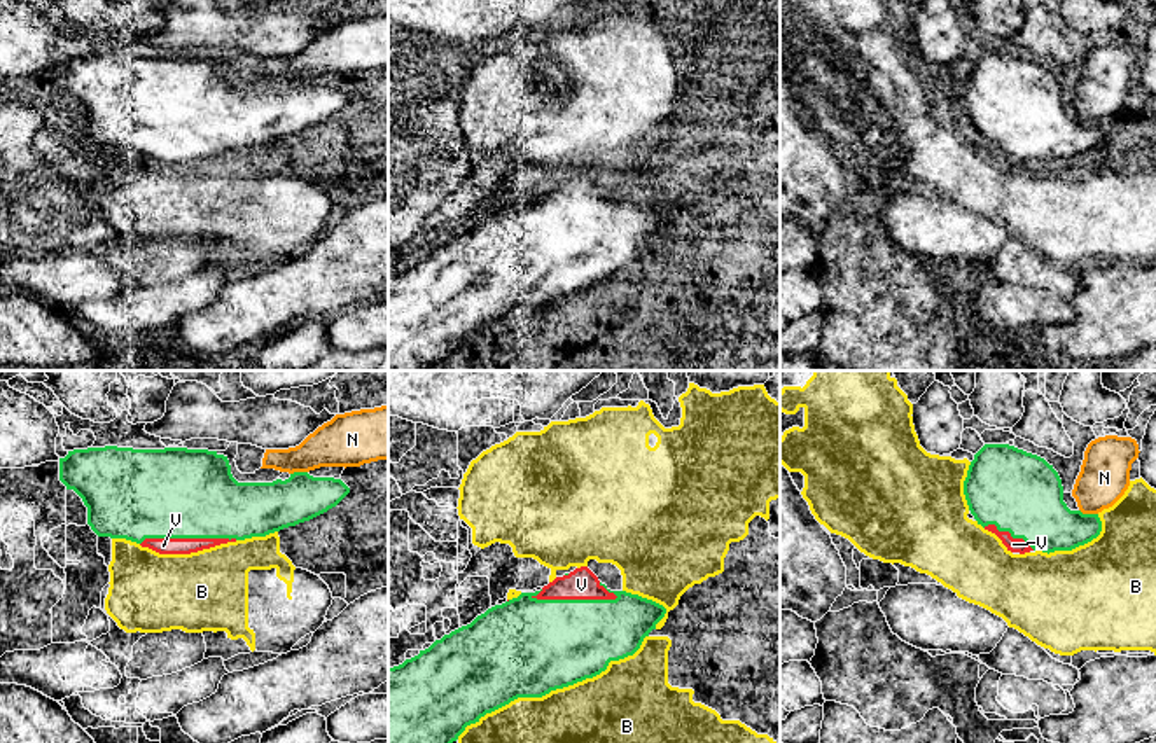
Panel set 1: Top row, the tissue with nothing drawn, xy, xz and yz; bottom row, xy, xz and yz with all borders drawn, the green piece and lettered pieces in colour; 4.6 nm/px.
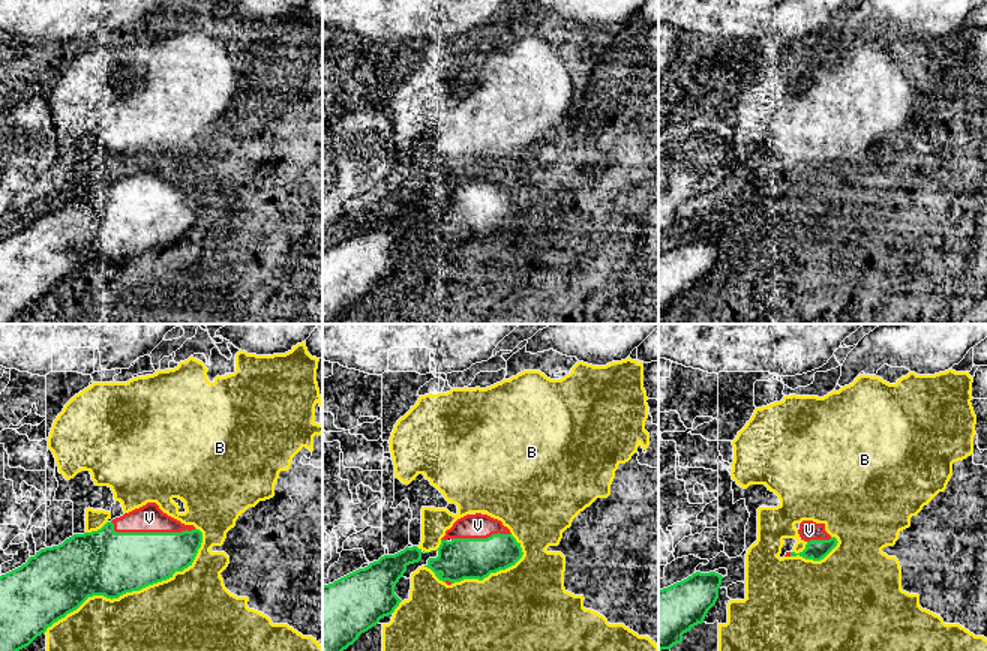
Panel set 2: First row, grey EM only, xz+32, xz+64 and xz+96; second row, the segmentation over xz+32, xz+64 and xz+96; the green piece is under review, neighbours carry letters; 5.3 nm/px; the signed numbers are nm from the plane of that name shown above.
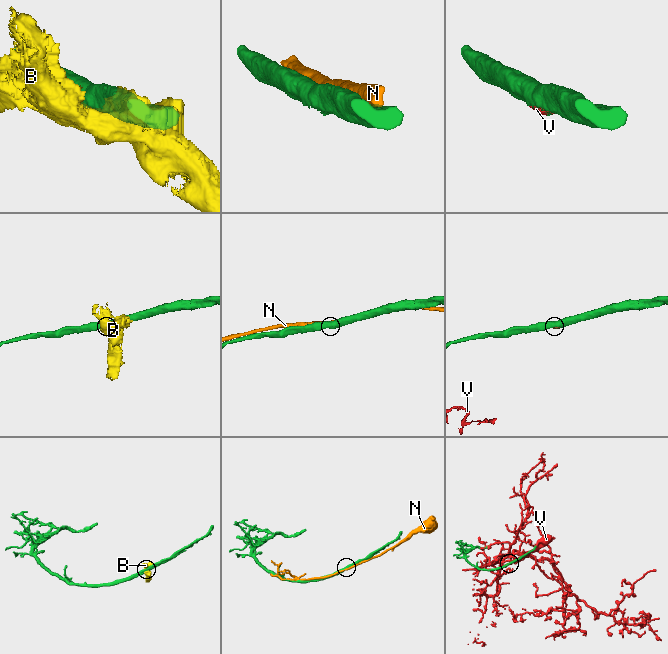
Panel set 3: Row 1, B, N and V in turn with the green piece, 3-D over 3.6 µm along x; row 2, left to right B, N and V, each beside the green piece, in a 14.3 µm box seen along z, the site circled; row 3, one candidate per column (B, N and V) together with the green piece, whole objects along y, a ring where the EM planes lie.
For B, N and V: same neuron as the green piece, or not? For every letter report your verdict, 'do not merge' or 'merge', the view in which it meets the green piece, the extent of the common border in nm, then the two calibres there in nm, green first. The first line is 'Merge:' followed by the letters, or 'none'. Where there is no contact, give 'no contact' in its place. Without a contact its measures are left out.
Merge: V
B: do not merge; contact in xz; length 1000 nm; calibres 460 and 300 nm
N: do not merge; contact in yz; length 90 nm; calibres 280 and 240 nm
V: merge; contact in xz; length 400 nm; calibres 420 and 140 nm

